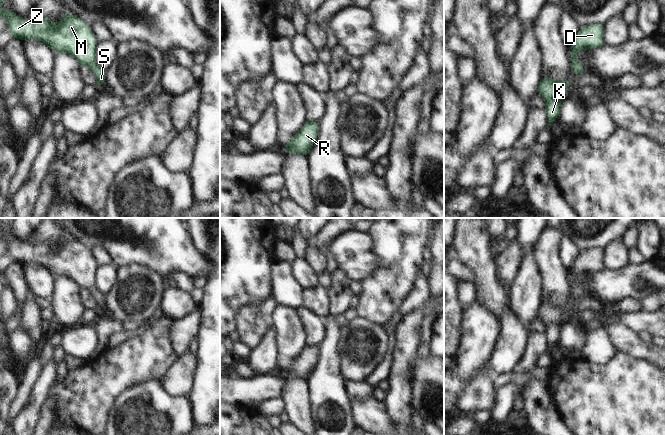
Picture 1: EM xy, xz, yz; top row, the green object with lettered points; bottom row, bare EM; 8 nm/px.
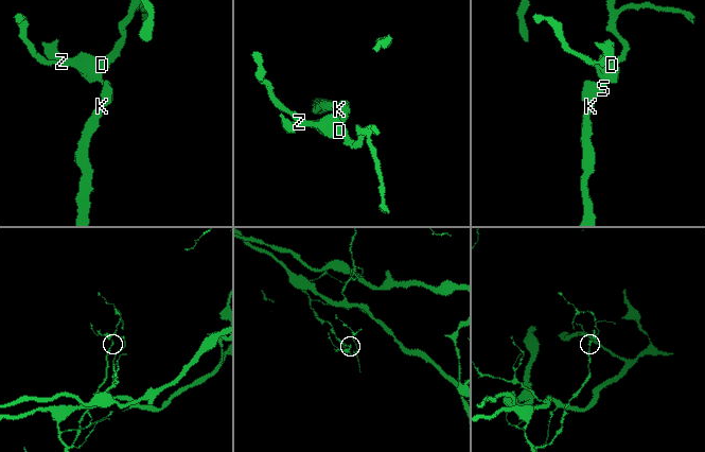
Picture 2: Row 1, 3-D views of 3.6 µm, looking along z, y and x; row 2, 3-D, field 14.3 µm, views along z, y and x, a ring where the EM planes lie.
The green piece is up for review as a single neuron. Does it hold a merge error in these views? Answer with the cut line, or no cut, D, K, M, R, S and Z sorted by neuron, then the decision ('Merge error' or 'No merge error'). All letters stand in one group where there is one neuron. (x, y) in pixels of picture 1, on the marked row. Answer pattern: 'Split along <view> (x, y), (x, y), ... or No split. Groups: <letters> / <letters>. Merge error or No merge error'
No split. Groups: D K M R S Z. No merge error.

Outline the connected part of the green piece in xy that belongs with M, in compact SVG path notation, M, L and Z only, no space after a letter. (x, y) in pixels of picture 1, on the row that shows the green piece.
M12 10L2 11L0 17L7 20L7 28L14 38L20 40L37 39L55 52L70 54L81 66L89 66L97 79L97 87L104 85L106 71L95 63L94 49L98 42L84 20L69 13L62 13L59 24L52 23L48 17L38 20L23 20Z

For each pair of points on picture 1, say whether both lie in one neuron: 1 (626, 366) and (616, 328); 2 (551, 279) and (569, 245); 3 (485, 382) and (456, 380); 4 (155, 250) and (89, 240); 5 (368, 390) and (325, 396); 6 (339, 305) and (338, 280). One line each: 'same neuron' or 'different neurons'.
1: different neurons
2: different neurons
3: different neurons
4: same neuron
5: different neurons
6: same neuron

